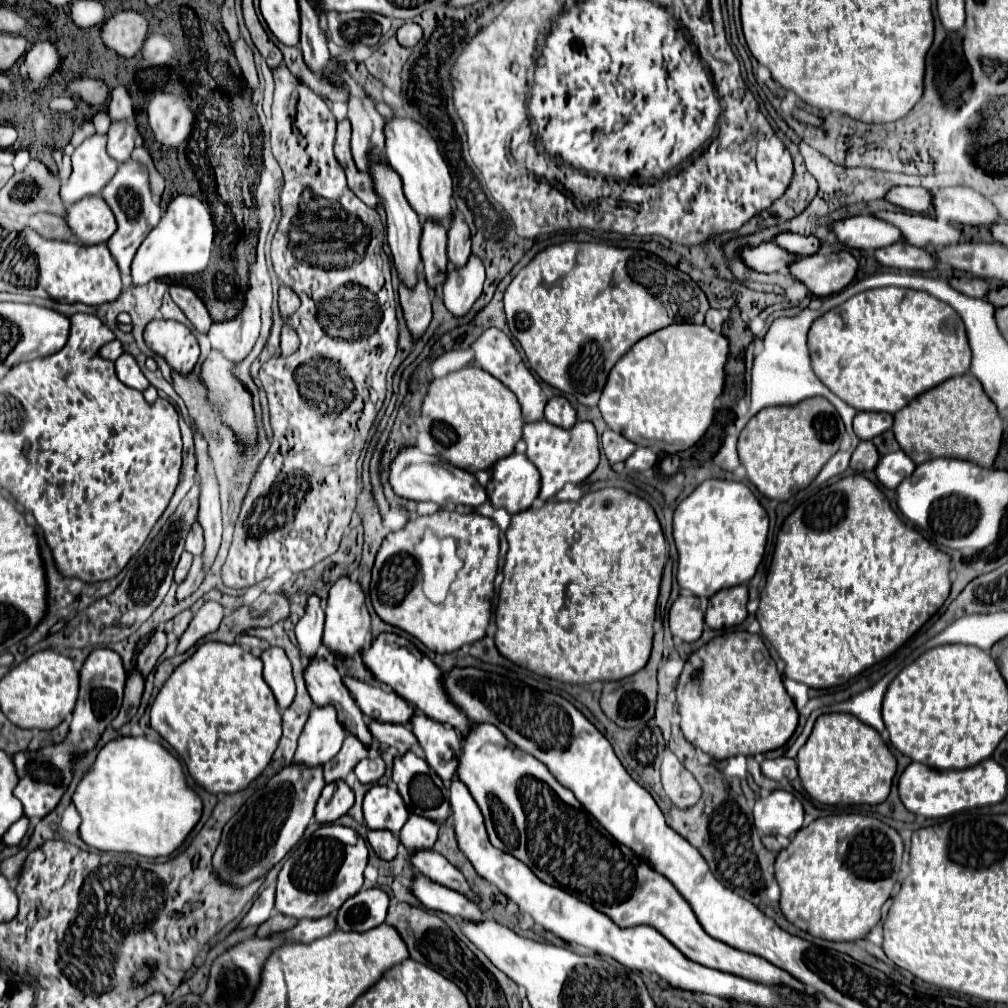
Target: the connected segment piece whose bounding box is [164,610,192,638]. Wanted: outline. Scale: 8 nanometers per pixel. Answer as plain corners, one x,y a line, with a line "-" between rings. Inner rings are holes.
184,610
184,612
180,612
178,616
174,616
171,620
169,620
165,624
165,632
166,633
174,633
179,638
180,634
186,630
186,626
190,624
190,620
192,620
192,612
190,610

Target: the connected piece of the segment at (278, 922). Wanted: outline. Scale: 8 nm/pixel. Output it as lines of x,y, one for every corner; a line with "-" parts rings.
278,914
278,916
266,920
264,924
260,924
256,936
258,936
258,938
270,938
270,936
274,936
274,934
288,932
288,930
294,928
294,926
296,926
296,920
294,920
294,918
286,918
286,916
282,916
282,914

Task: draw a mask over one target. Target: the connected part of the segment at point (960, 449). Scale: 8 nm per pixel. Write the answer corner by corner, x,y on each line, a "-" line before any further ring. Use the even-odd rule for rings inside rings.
972,374
956,376
914,398
894,416
892,428
902,450
922,464
934,458
962,458
980,466
992,466
1002,442
1002,418
982,384

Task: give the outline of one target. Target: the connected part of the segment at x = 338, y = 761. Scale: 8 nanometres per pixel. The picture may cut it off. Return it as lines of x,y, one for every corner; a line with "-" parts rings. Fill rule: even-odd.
348,734
342,744
342,750
334,756
334,760
330,760
330,764
324,764
324,780
326,782
344,780
354,770
354,766
368,756
370,750
366,748
366,744
362,744
356,736

